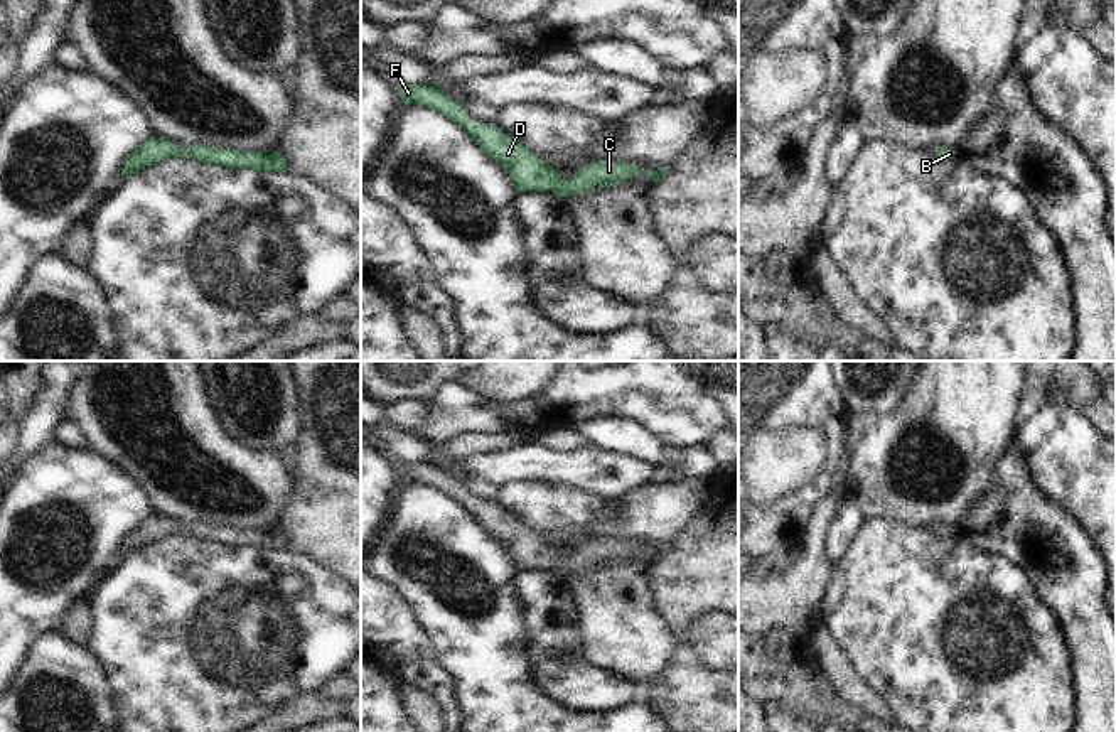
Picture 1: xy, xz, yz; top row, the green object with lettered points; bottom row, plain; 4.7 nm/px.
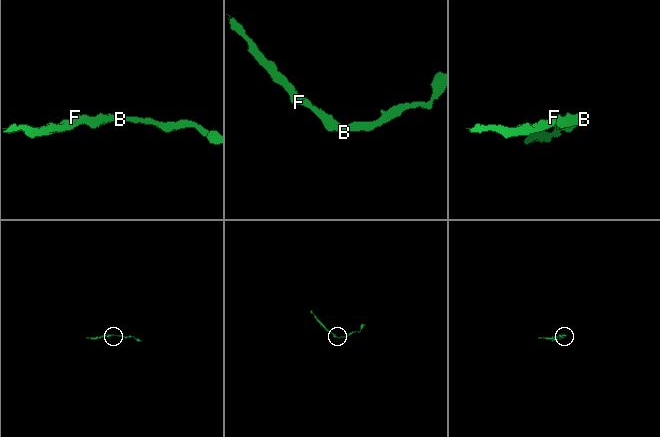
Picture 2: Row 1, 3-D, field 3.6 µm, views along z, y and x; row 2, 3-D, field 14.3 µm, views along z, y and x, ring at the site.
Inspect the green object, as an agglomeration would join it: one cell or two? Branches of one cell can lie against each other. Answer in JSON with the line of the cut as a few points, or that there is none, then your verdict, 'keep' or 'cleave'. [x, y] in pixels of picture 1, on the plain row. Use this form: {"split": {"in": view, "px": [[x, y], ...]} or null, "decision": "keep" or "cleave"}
{"split": null, "decision": "keep"}

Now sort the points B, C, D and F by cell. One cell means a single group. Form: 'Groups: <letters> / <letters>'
Groups: B C D F.

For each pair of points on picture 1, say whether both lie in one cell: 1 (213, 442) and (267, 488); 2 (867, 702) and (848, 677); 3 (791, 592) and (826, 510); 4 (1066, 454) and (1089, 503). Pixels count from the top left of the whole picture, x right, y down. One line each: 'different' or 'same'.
1: same
2: same
3: same
4: same

